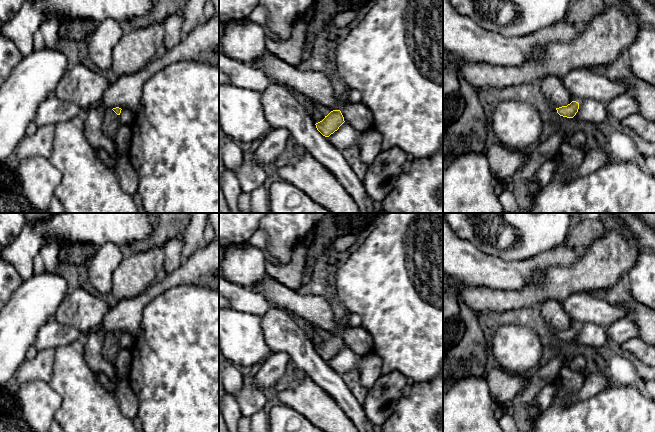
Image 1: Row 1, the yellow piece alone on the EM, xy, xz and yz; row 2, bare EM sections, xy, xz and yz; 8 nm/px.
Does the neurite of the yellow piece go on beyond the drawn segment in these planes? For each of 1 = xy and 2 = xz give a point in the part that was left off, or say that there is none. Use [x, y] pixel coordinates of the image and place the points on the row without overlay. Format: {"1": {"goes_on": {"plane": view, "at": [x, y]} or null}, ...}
{"1": {"goes_on": null}, "2": {"goes_on": null}}

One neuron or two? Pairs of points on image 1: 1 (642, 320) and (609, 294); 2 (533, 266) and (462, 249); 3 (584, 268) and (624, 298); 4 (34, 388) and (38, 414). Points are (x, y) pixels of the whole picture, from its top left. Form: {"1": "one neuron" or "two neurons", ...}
{"1": "one neuron", "2": "one neuron", "3": "two neurons", "4": "one neuron"}

